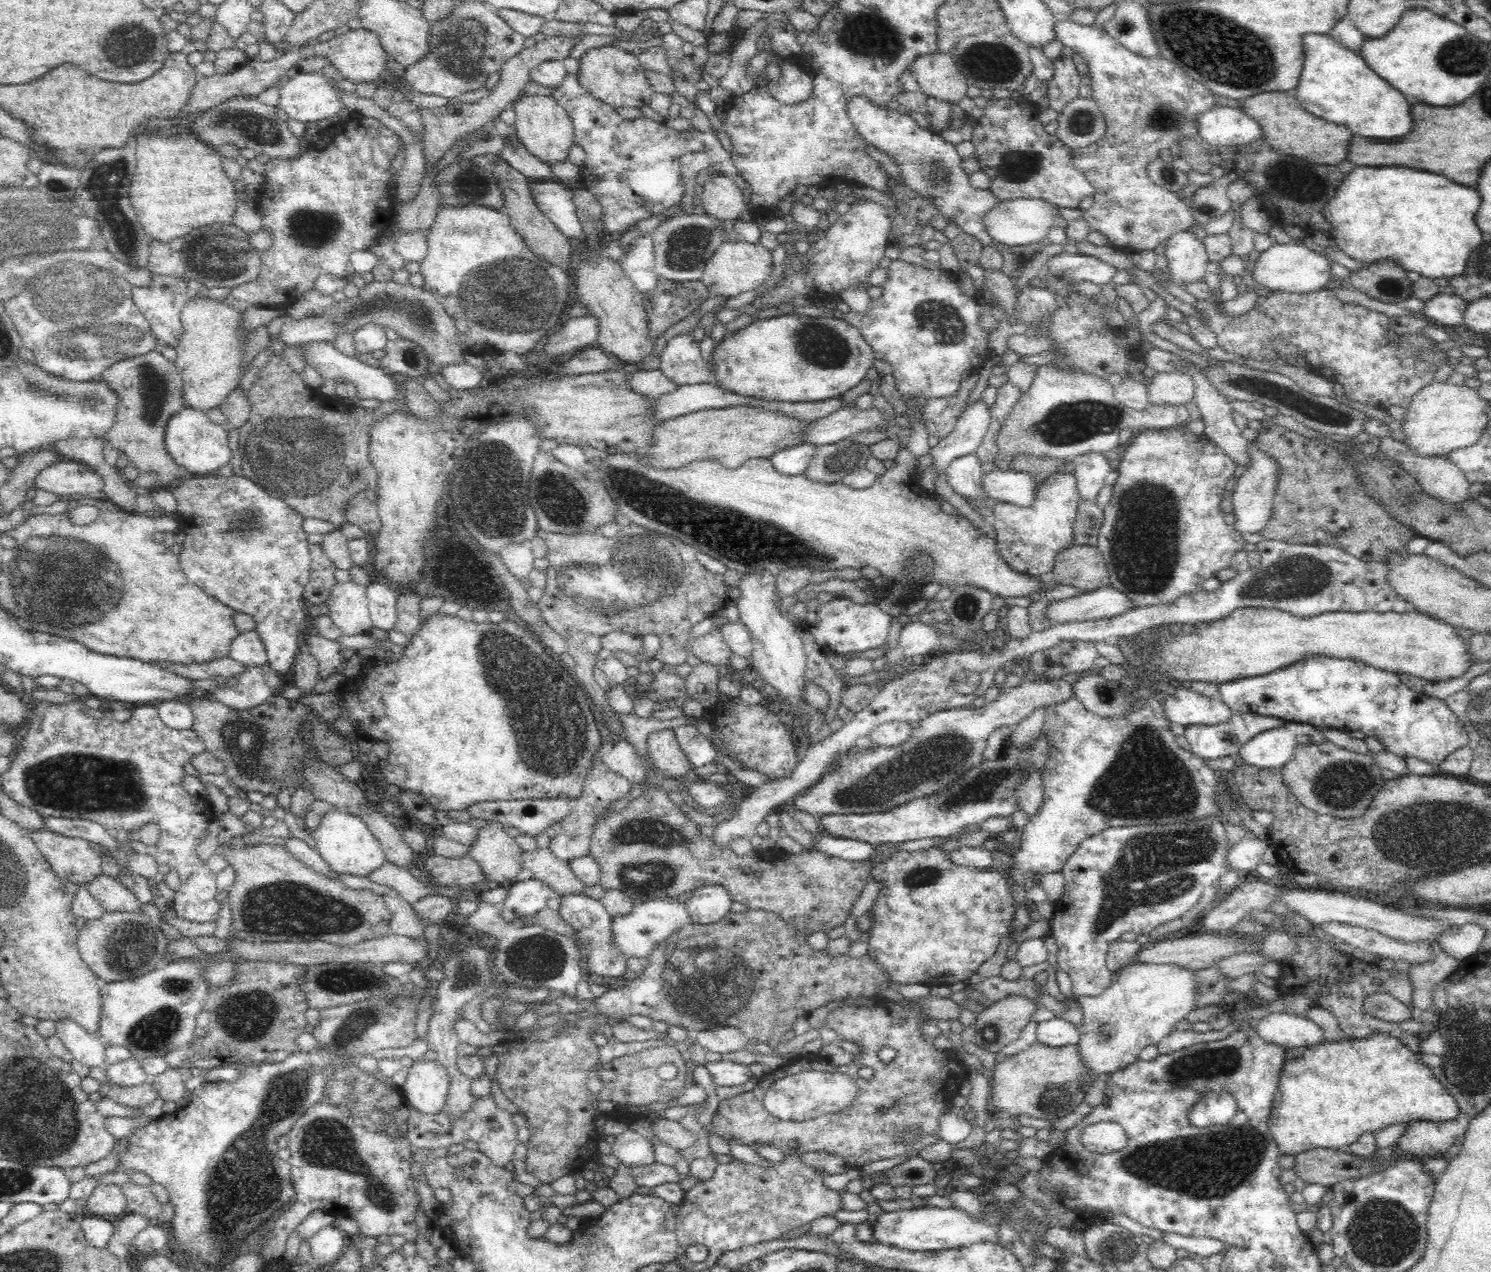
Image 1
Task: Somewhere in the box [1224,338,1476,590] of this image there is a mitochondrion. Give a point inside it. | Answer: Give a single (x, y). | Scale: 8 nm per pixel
(1321, 412)

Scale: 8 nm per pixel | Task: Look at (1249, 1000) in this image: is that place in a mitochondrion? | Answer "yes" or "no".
no

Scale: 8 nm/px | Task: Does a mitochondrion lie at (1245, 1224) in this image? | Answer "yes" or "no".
no

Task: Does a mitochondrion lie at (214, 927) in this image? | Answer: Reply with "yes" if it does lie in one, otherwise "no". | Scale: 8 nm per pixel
no

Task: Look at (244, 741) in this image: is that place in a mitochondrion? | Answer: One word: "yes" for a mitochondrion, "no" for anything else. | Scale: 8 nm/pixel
yes

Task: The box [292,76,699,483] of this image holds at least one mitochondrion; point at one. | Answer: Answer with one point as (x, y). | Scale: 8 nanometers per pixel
(502, 297)

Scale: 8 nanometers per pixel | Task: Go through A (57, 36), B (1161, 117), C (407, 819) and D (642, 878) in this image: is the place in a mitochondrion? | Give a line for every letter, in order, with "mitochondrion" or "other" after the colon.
A: other
B: mitochondrion
C: other
D: mitochondrion

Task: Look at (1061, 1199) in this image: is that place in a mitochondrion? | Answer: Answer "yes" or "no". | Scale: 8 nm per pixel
no

